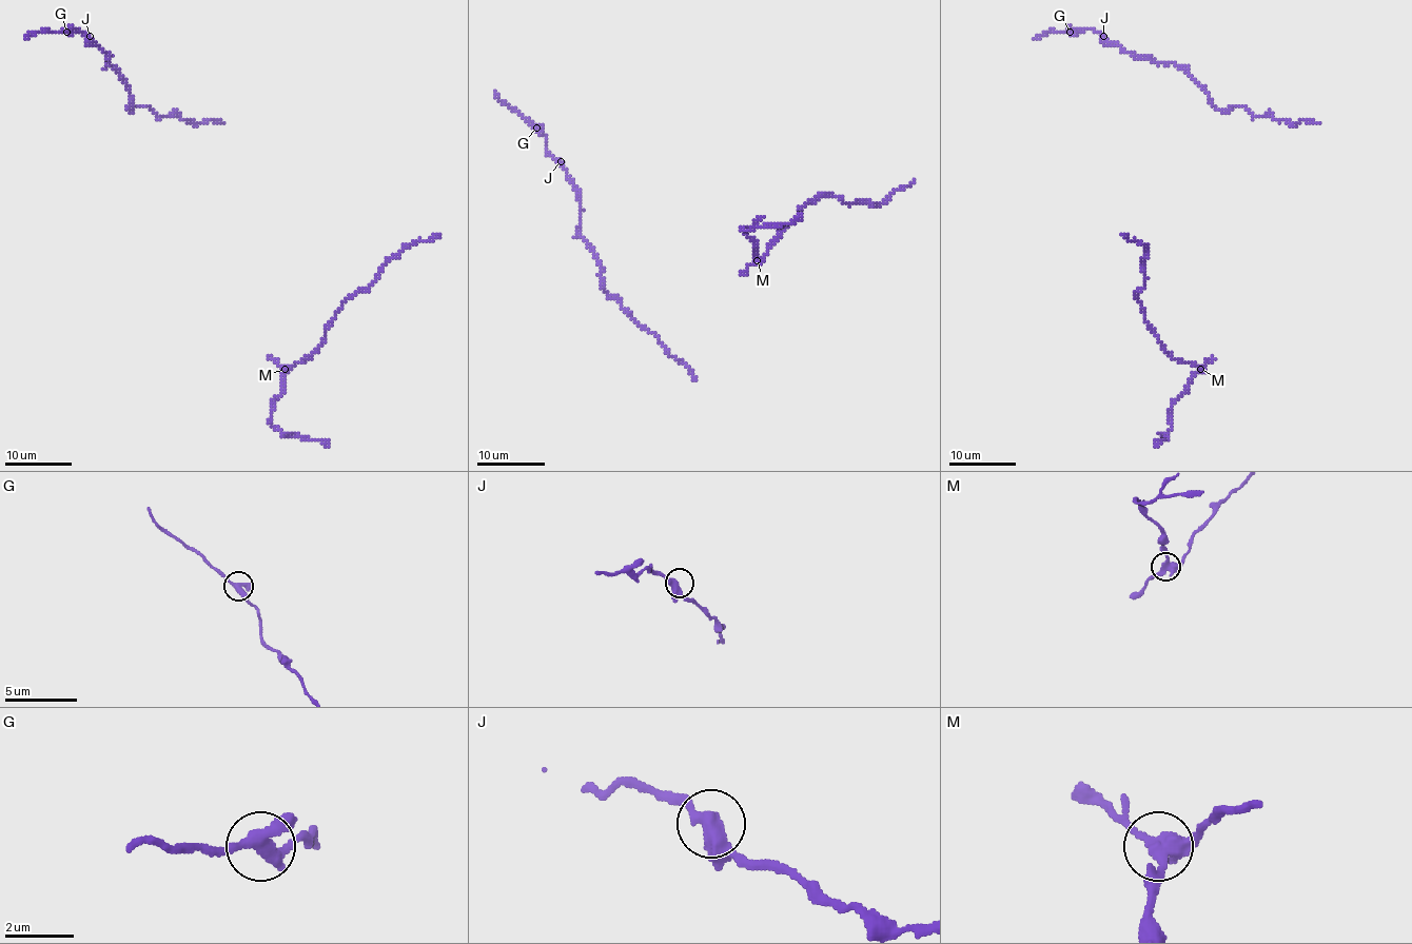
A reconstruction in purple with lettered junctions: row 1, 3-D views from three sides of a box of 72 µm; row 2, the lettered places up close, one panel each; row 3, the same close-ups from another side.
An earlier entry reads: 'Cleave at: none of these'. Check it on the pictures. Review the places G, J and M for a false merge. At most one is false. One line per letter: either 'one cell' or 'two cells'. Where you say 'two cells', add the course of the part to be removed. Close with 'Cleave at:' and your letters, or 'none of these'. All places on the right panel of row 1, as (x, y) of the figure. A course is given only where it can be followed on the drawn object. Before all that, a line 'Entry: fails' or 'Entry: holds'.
Entry: fails
G: one cell
J: one cell
M: two cells; course (1201, 369), (1173, 406), (1168, 432), (1154, 446)
Cleave at: M

